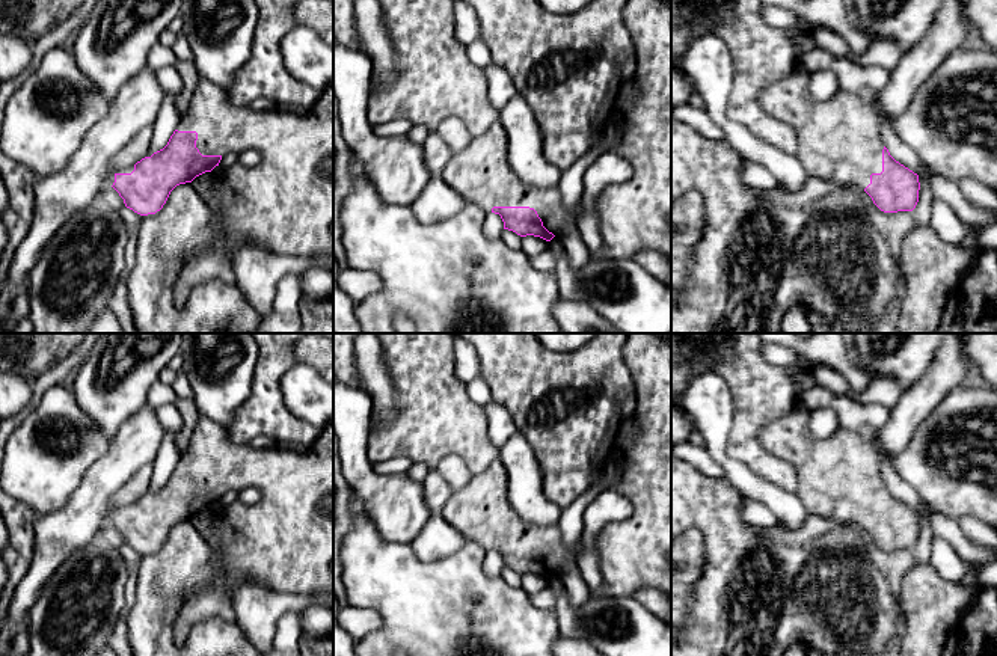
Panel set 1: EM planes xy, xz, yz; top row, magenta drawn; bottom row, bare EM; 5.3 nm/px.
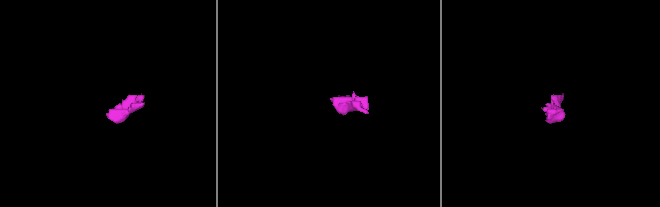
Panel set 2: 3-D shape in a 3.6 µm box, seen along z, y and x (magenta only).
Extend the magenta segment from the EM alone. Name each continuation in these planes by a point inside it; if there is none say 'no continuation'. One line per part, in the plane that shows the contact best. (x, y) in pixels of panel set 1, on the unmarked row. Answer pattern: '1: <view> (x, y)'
1: xz (481, 511)

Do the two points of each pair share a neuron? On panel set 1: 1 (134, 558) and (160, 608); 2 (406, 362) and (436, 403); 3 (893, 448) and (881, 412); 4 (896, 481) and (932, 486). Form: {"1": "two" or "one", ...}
{"1": "two", "2": "one", "3": "two", "4": "two"}

